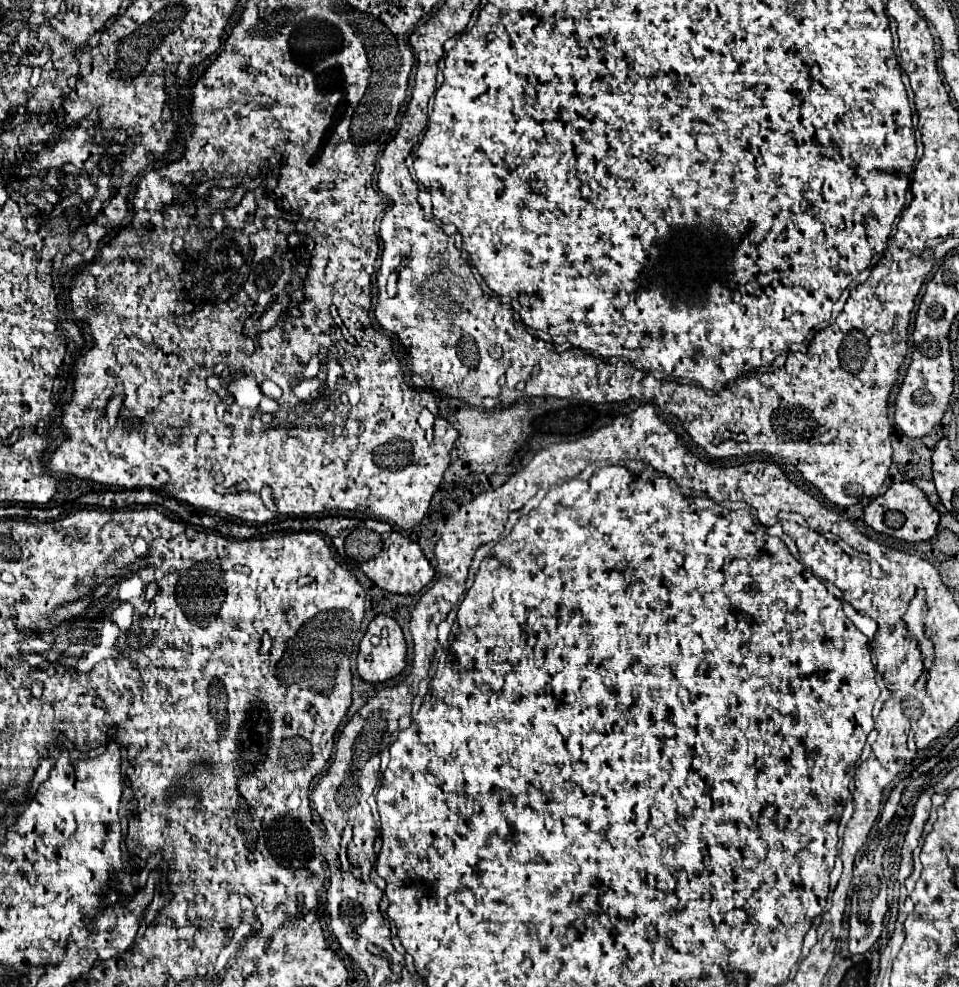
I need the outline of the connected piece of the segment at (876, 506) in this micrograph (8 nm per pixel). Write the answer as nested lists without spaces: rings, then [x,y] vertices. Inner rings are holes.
[[[893,483],[885,495],[879,495],[875,497],[869,507],[865,509],[865,523],[871,525],[875,531],[879,533],[885,533],[885,535],[891,535],[891,537],[897,537],[897,539],[903,539],[903,541],[911,541],[911,543],[919,543],[919,541],[927,541],[931,539],[935,533],[937,533],[937,525],[939,525],[939,513],[937,509],[929,503],[927,495],[913,483]],[[885,511],[901,511],[907,521],[901,529],[889,529],[885,523],[883,523],[883,515]]]

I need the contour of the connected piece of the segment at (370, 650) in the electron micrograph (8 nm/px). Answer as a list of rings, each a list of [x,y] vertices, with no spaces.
[[[377,615],[361,641],[357,671],[369,683],[397,677],[407,665],[407,643],[401,627],[389,615]]]

